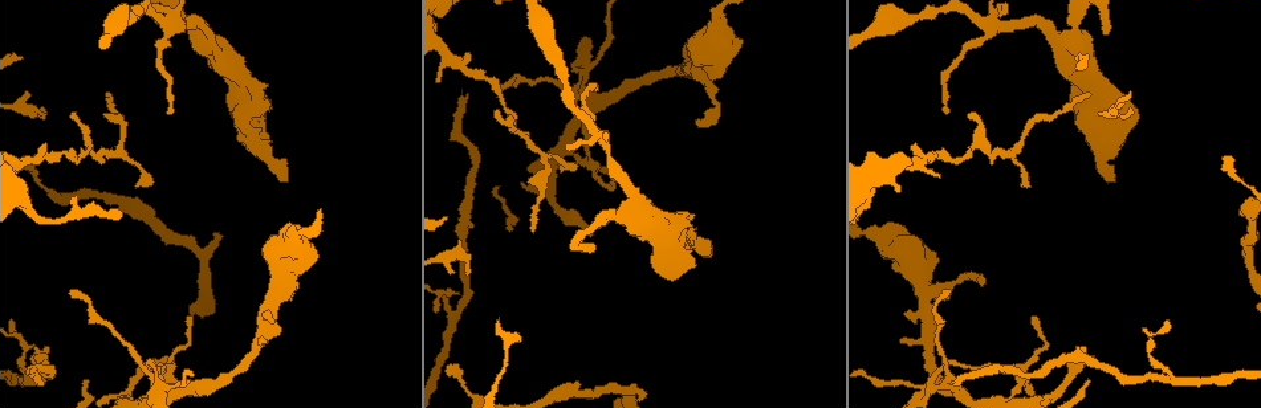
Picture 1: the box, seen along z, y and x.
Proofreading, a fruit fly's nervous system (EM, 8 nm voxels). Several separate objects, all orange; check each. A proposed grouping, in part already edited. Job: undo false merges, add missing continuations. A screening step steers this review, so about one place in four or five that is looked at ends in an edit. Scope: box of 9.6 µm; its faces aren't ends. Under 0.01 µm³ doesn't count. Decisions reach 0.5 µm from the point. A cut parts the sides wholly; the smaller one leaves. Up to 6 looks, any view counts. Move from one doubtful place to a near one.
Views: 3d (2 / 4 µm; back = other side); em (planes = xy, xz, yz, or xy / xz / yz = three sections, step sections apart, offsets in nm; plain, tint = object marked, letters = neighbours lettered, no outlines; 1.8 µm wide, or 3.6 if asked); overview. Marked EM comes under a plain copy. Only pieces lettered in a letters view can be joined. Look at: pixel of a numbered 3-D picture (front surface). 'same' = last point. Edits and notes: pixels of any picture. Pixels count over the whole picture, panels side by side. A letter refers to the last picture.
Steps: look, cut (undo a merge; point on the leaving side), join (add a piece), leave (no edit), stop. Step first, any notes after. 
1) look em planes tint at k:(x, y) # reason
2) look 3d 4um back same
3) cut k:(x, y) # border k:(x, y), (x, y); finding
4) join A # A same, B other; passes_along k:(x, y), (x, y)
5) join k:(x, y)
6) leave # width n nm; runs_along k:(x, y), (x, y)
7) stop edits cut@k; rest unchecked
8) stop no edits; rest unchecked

look 3d 2um at 1:(286, 178) # branch stops here

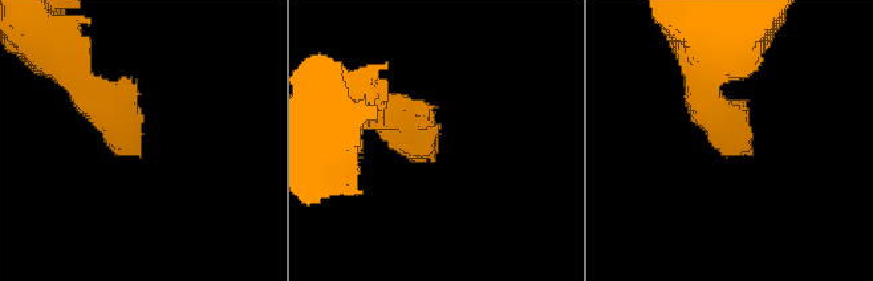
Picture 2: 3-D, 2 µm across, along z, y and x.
look em xy step 8 letters at 2:(133, 151) # shape alone is not enough

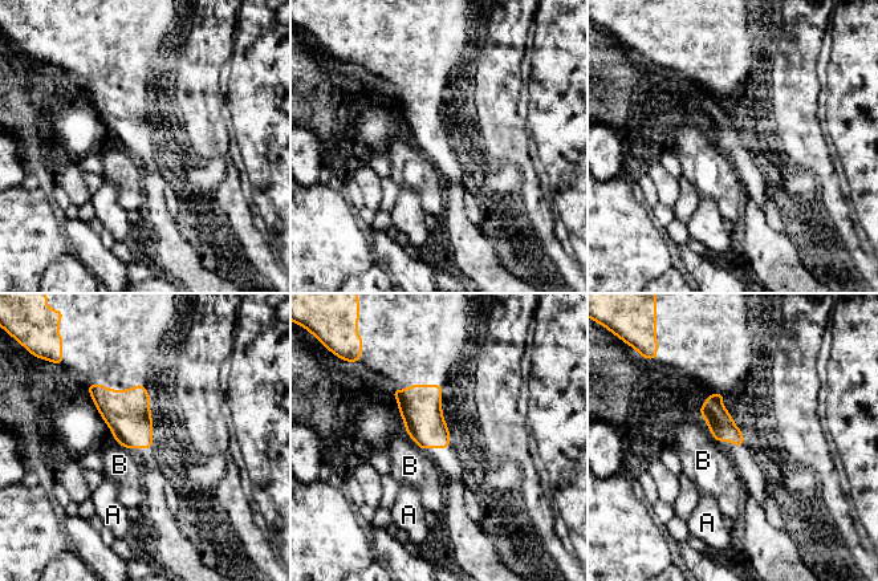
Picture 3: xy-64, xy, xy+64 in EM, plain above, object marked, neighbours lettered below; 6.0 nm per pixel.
leave # longest_contact B 220 nm; A other, B other; border 3:(699, 413), (718, 442); no lettered piece goes on from it

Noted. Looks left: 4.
look 3d 4um back at 1:(167, 376) # branch point

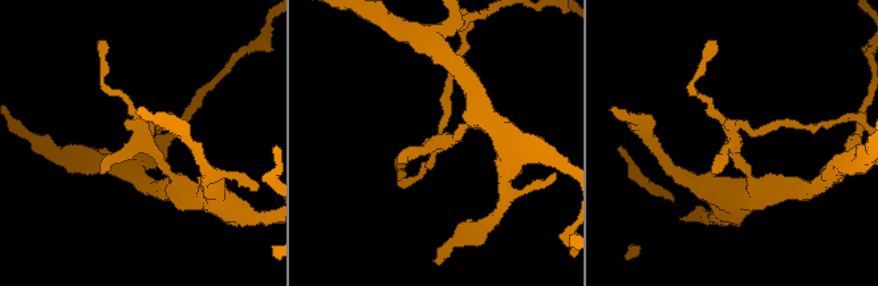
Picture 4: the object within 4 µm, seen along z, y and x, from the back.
look em planes tint at 4:(146, 141) # need the tissue

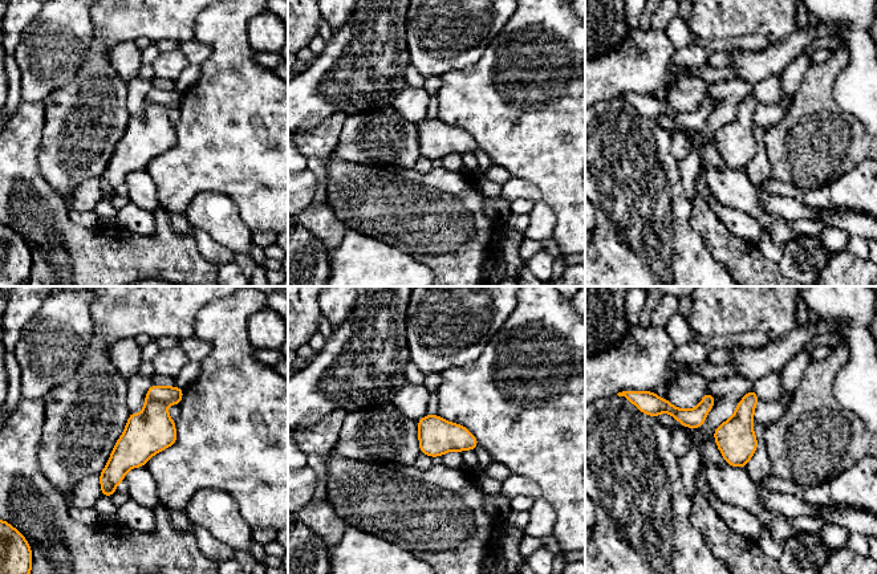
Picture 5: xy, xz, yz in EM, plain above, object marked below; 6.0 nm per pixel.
look em planes letters same

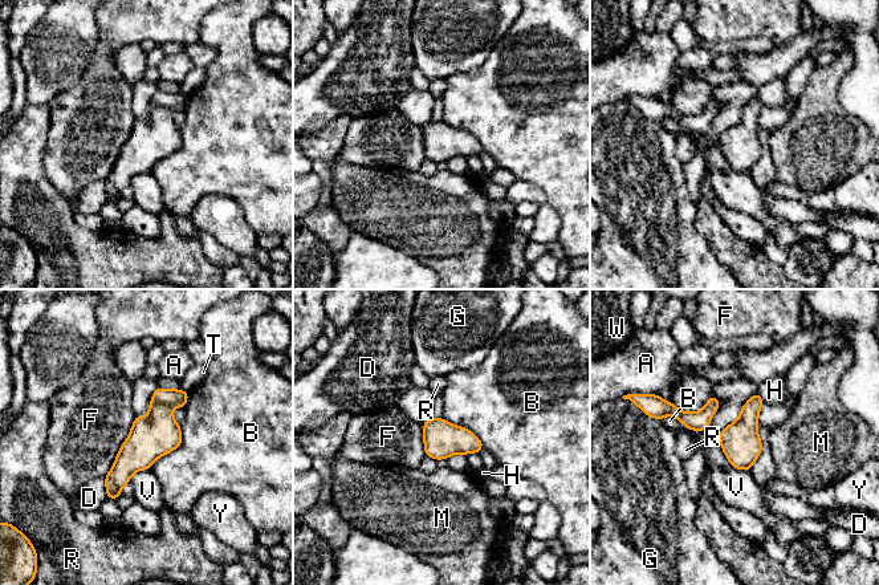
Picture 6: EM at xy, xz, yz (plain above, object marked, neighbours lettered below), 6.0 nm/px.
cut 6:(174, 398) # A other, B other, D other, F other, G other, H other, M other, R other, T other, V other, W other, Y other; part_leaving 6:(715, 402), (700, 417), (664, 410); a second neuron is stuck on

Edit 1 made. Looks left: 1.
stop edits cut@6; rest unchecked

